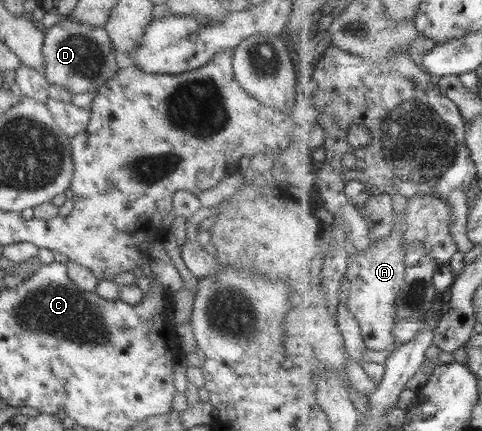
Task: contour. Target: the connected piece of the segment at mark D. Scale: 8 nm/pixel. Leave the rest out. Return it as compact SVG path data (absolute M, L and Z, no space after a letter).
M69 16L62 17L56 25L44 29L41 53L45 81L58 88L64 87L69 94L93 95L120 68L106 30L73 21Z

